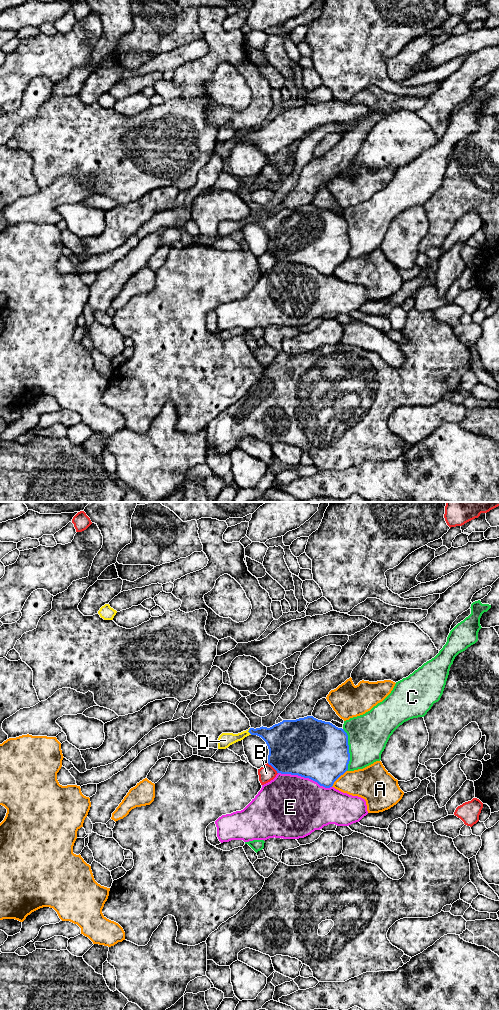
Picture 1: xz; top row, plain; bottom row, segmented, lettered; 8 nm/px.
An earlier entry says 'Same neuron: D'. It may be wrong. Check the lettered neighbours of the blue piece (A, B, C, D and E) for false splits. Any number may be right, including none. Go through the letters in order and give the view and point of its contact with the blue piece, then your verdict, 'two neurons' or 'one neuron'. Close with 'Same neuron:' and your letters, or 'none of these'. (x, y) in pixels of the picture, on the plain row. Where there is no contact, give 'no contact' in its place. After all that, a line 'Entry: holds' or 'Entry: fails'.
A: meets blue in xz at (338, 265); two neurons
B: meets blue in xz at (273, 255); two neurons
C: meets blue in xz at (348, 237); two neurons
D: meets blue in xz at (248, 219); one neuron
E: meets blue in xz at (305, 265); two neurons
Same neuron: D
Entry: holds

